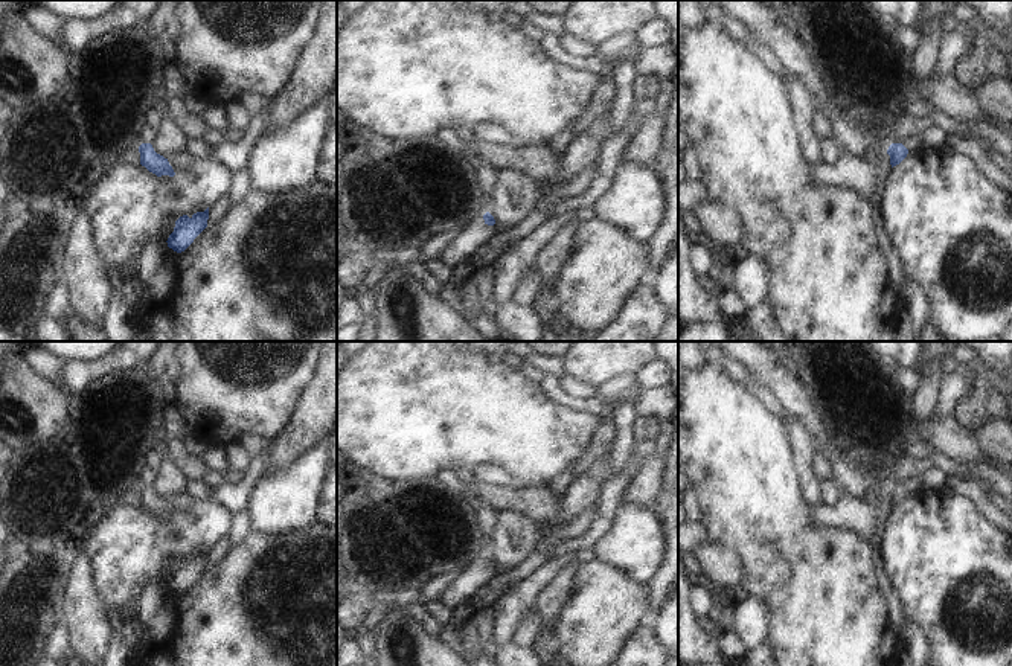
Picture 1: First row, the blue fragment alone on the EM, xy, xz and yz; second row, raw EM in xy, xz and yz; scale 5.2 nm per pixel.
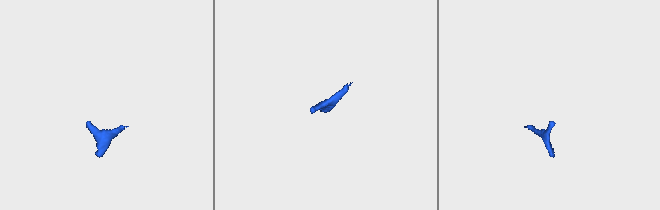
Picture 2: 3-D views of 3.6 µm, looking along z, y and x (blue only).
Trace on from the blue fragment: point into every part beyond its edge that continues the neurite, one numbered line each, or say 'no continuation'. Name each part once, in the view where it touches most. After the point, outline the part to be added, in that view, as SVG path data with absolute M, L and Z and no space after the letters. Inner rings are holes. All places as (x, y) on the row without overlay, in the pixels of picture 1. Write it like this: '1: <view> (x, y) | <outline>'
1: yz (913, 483) | M918 474L895 485L902 485L908 491L908 495L916 494L921 491L921 477L922 474Z

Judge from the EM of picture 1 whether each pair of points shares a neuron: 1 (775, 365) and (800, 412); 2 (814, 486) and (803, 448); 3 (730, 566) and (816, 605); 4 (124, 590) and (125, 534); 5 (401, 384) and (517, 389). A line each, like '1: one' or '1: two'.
1: one
2: one
3: two
4: one
5: one

